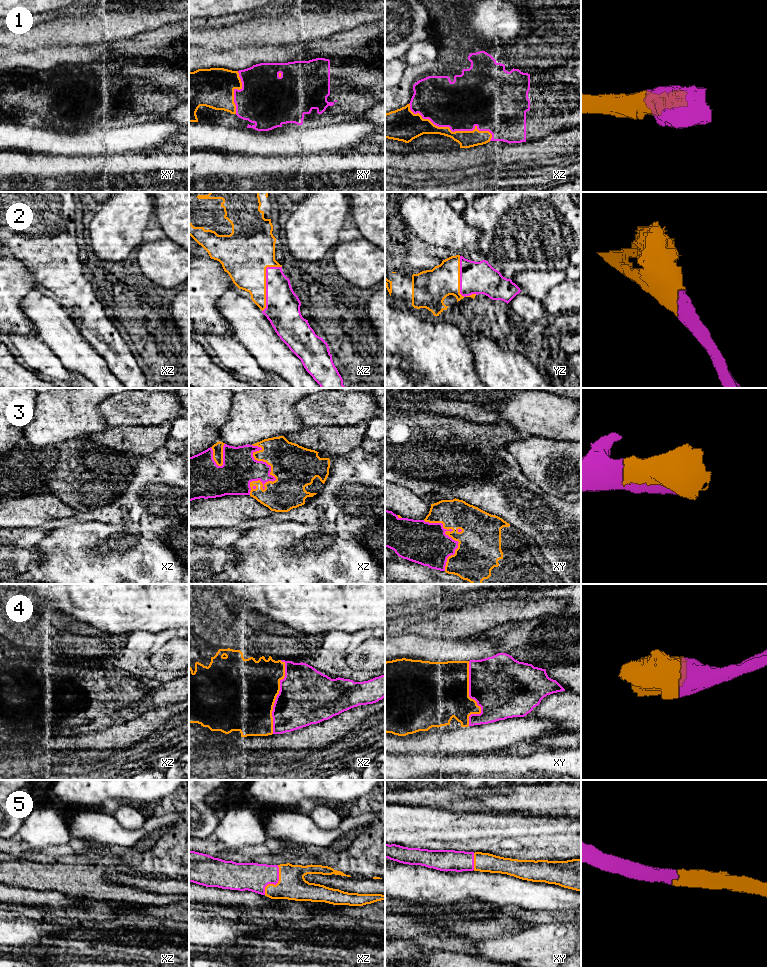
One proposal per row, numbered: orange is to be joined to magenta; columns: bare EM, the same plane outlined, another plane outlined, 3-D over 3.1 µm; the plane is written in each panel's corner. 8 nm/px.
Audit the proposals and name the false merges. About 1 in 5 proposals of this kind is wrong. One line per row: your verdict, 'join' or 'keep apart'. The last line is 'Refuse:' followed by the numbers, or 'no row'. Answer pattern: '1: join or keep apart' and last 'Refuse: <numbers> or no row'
1: join
2: join
3: join
4: join
5: join
Refuse: no row

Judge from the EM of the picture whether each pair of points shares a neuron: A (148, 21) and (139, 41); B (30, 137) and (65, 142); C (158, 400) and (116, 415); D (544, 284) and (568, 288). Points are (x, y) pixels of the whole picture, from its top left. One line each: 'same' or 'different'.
A: different
B: same
C: same
D: different

